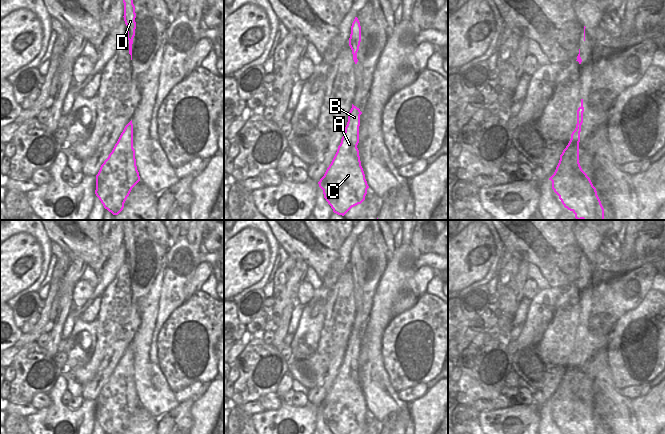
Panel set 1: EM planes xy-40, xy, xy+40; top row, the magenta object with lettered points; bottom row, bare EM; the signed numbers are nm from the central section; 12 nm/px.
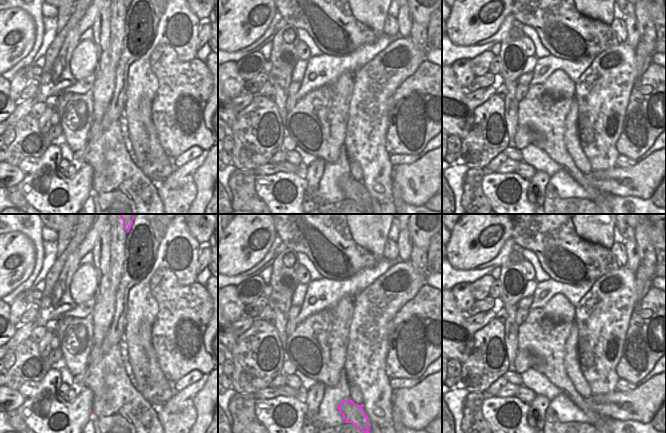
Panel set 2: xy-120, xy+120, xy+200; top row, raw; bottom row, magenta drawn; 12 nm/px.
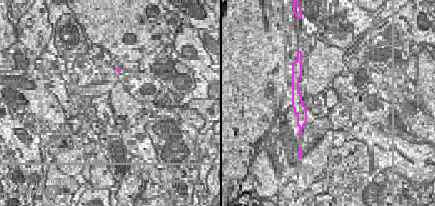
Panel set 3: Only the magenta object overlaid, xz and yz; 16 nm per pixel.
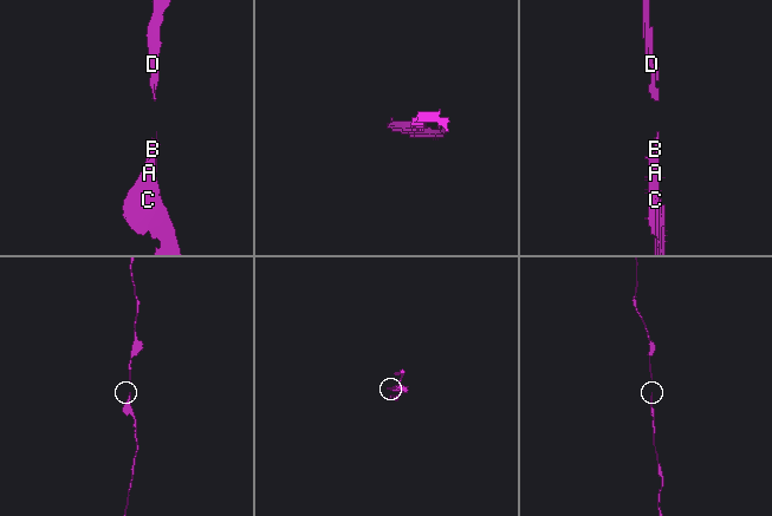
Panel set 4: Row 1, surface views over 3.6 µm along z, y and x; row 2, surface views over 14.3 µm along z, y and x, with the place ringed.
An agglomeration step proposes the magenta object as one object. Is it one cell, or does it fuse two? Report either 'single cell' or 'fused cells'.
single cell

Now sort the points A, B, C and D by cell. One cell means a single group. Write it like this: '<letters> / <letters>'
A B C D

